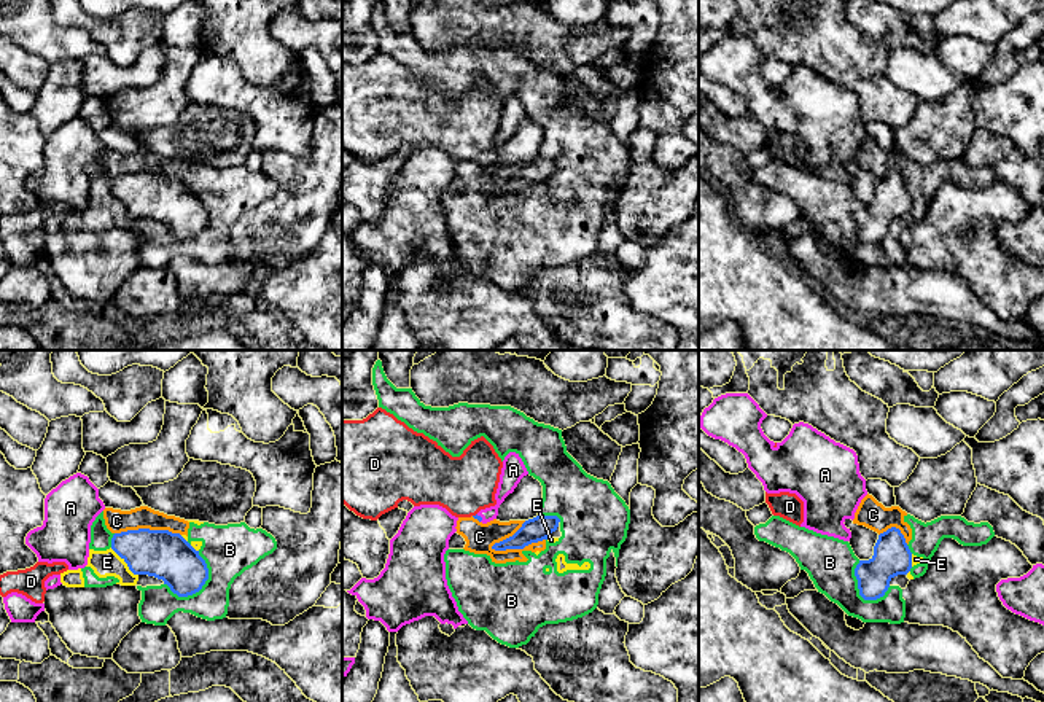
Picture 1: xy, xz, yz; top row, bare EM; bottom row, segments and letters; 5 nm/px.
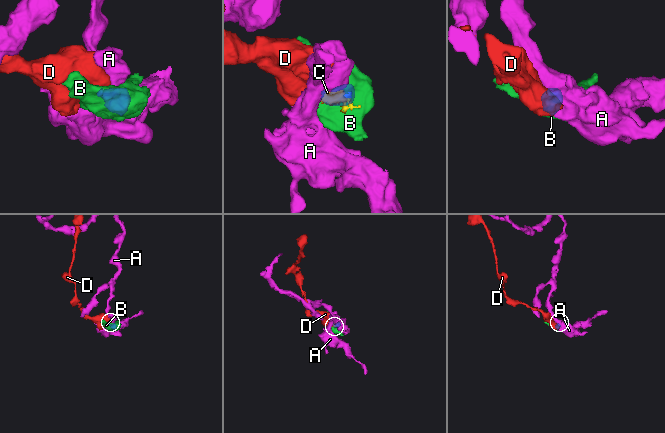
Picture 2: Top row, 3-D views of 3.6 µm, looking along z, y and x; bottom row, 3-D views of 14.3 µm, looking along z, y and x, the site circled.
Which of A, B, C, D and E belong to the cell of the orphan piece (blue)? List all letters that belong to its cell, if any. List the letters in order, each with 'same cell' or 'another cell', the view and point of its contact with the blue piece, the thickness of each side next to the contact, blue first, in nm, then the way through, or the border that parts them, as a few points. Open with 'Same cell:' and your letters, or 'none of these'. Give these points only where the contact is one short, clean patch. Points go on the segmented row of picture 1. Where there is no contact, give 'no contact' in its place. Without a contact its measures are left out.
Same cell: D
A: another cell; contact xz (479, 516); calibres 20 and 100 nm; border xz (476, 514), (483, 519)
B: another cell; contact xy (206, 580); calibres 240 and 260 nm
C: another cell; contact xz (518, 548); calibres 120 and 150 nm
D: same cell; contact xz (476, 514); calibres 20 and 300 nm; way xz (476, 516), (476, 514), (465, 499), (465, 484)
E: another cell; contact xy (124, 561); calibres 240 and 130 nm

